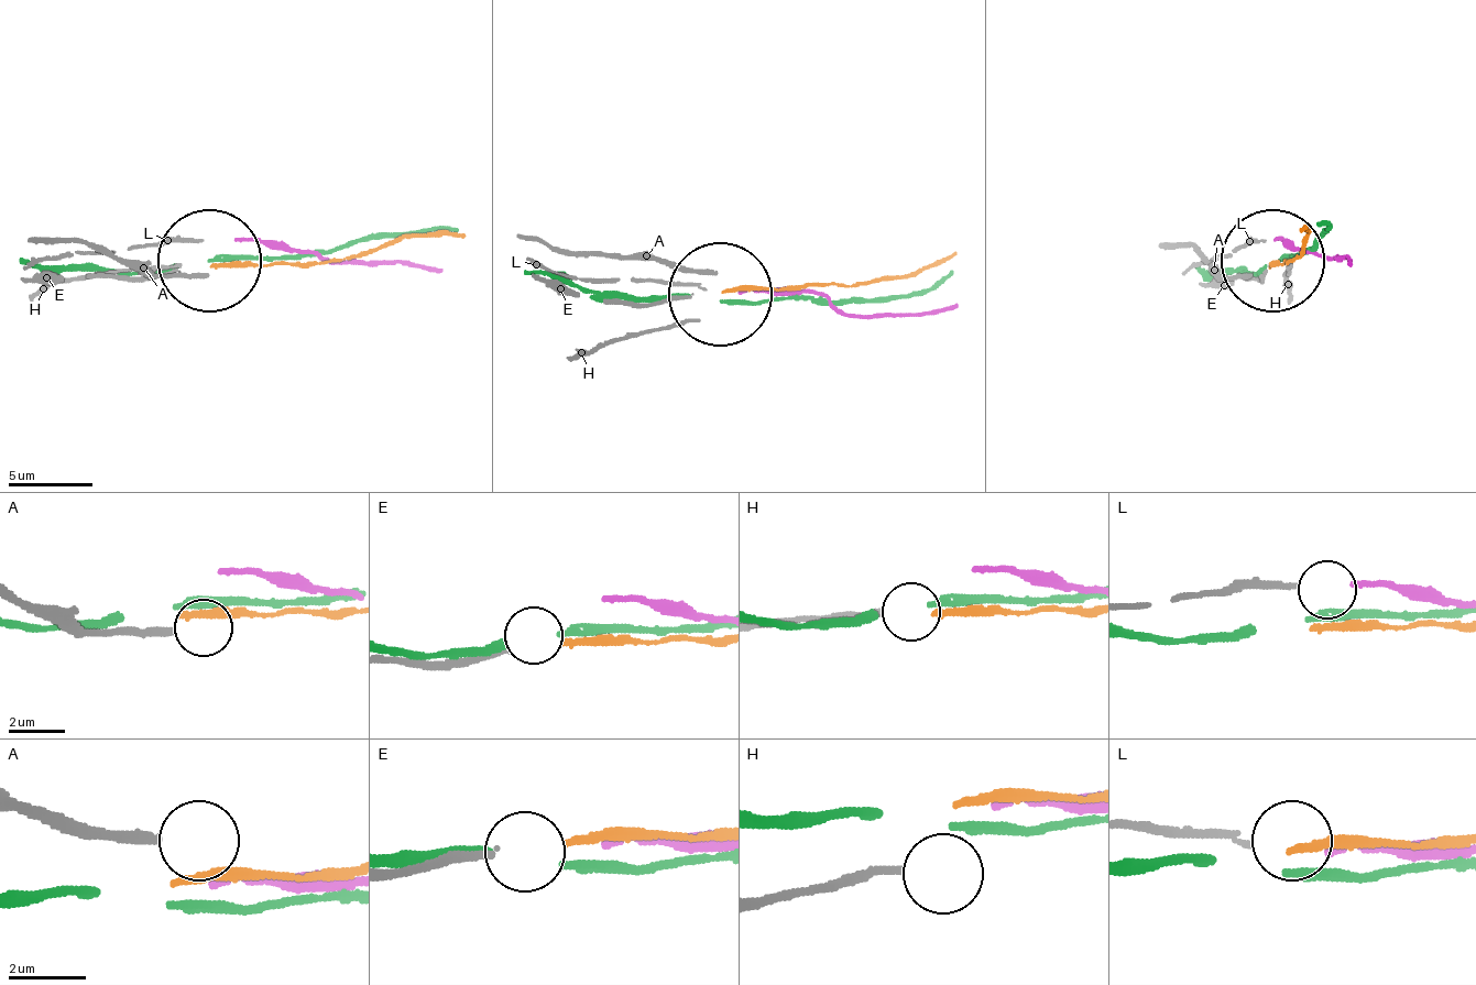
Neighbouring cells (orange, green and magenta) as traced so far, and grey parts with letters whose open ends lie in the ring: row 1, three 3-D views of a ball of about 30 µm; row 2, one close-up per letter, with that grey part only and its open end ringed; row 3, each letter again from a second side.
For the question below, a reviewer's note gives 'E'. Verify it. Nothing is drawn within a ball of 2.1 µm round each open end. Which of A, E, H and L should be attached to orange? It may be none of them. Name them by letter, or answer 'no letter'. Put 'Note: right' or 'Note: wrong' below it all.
E
Note: right

